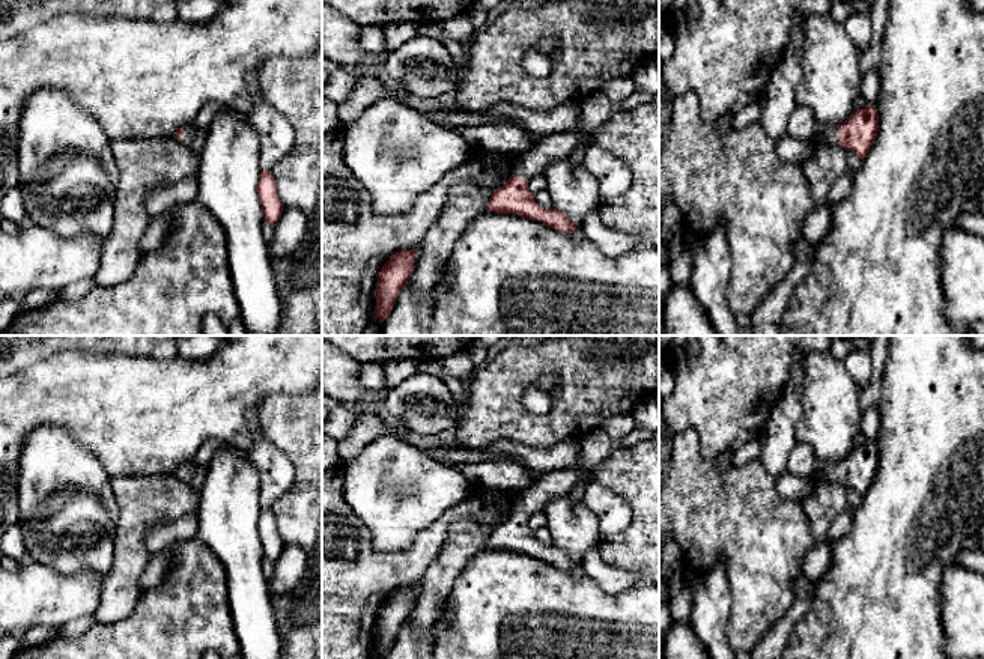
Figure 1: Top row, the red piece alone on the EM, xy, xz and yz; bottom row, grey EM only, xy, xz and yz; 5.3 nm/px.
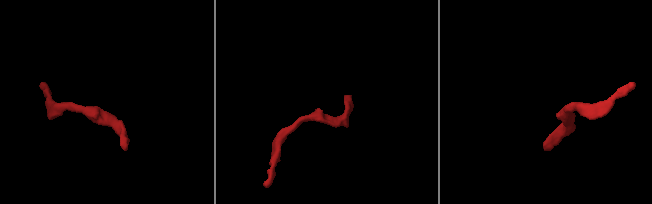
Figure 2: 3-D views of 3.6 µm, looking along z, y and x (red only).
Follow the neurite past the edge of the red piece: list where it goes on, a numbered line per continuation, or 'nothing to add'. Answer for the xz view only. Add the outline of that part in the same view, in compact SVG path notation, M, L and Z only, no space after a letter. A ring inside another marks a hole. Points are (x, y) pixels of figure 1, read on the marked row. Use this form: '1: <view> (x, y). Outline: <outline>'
1: xz (596, 110). Outline: M600 92L582 99L581 108L582 116L575 131L545 135L525 153L516 155L513 175L530 179L543 175L551 162L570 156L578 144L588 143L588 137L611 117L614 104Z

